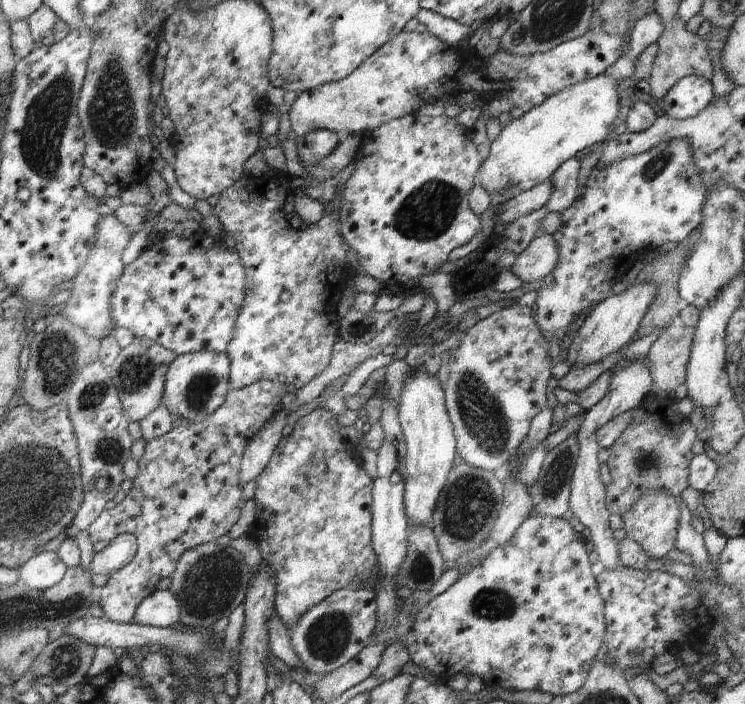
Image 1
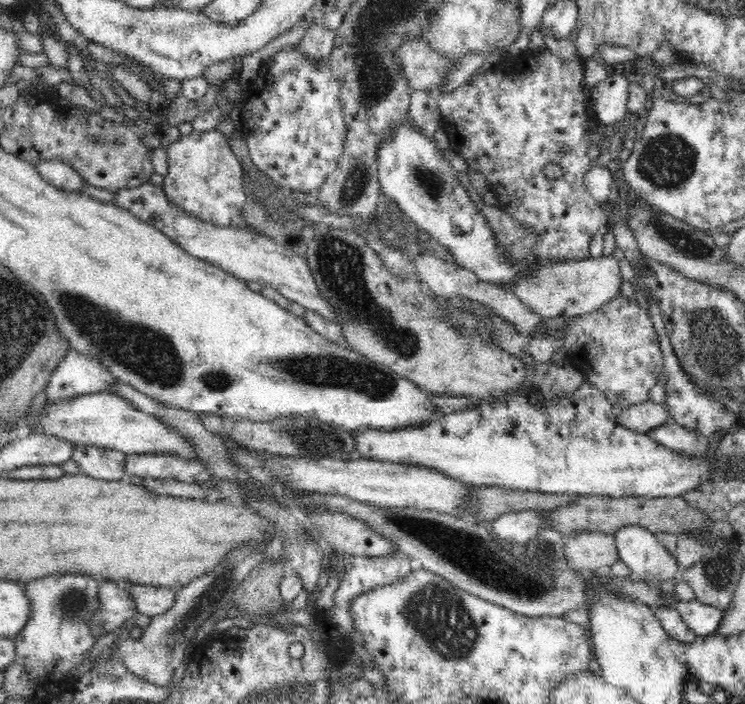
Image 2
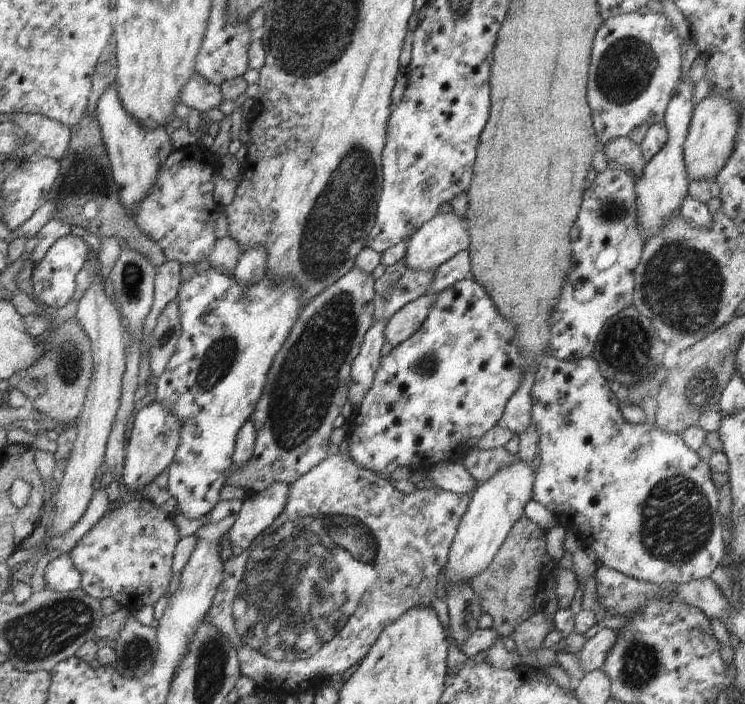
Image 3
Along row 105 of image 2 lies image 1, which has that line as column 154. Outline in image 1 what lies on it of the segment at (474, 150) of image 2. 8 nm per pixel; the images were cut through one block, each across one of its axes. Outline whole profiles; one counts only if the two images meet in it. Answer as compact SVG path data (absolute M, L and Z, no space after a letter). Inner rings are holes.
M259 380L246 388L230 389L222 406L219 406L214 414L209 414L198 422L182 419L180 425L170 432L145 443L144 454L137 460L139 473L131 480L133 487L125 494L122 502L112 509L104 509L88 528L95 551L107 547L115 535L130 533L137 538L137 553L132 562L110 574L107 584L99 589L100 606L106 614L106 619L132 624L140 602L157 590L158 580L172 576L182 554L203 544L216 543L220 536L230 532L245 504L242 492L244 484L238 480L238 474L247 442L264 425L272 422L276 414L281 414L282 410L286 409L282 405L282 398L286 394L288 392L282 383L270 380Z

